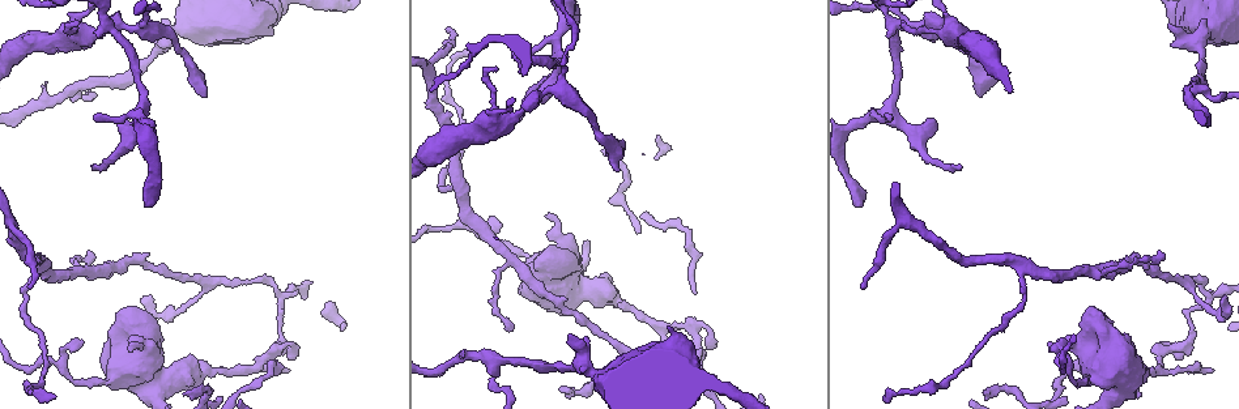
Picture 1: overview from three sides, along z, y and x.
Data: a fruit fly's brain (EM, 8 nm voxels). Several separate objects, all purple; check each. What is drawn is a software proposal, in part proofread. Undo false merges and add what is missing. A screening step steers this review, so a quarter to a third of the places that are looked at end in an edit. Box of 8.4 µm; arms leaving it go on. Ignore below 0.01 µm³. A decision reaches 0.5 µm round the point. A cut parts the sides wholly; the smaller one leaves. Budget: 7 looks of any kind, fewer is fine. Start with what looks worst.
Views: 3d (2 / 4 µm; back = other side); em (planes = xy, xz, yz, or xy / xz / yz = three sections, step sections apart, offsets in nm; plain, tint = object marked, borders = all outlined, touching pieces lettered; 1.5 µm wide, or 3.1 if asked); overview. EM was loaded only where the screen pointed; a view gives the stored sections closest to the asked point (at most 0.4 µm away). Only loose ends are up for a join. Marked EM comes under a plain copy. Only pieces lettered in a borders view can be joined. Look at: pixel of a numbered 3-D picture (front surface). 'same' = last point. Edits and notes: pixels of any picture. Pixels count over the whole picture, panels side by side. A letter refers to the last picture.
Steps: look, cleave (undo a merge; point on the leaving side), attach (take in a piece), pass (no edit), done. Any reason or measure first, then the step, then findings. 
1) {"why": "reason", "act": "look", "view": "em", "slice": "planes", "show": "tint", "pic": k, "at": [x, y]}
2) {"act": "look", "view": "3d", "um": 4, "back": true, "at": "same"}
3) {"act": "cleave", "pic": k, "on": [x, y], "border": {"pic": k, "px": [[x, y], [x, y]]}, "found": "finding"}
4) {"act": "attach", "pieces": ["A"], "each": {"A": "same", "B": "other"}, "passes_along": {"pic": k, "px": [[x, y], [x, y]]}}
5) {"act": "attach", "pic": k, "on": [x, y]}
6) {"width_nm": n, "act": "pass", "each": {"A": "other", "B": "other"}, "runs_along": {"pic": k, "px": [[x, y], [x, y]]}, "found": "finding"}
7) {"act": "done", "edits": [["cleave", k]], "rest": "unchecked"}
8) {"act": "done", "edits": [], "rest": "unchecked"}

{"act": "look", "view": "3d", "um": 2, "pic": 1, "at": [279, 302]}

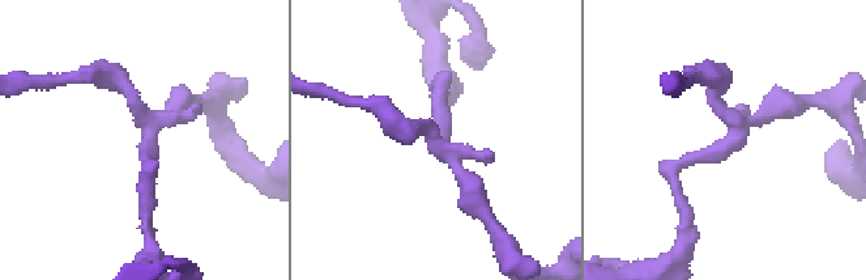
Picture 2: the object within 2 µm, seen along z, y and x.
{"arms": 3, "why": "shape alone is not enough", "act": "look", "view": "em", "slice": "planes", "show": "borders", "pic": 2, "at": [729, 139]}

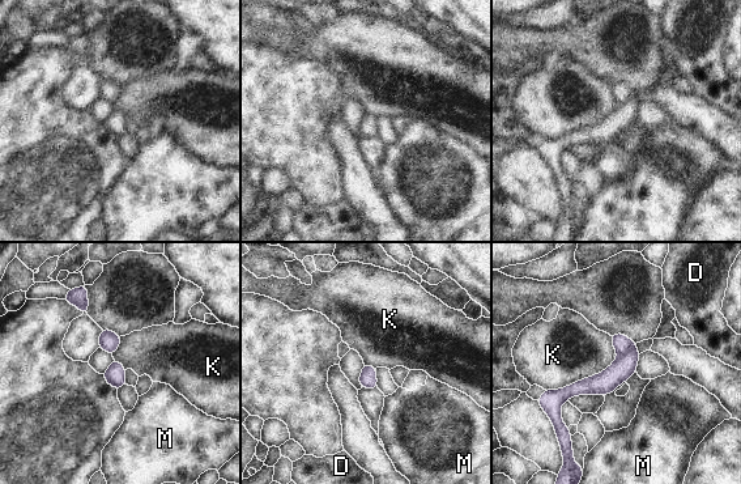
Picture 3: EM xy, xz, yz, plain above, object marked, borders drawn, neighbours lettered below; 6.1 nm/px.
{"longest_contact_nm": ["K", 550], "act": "cleave", "pic": 3, "on": [621, 343], "each": {"D": "other", "K": "other", "M": "other"}, "border": {"pic": 3, "px": [[635, 344], [618, 355]]}, "found": "two neurons meet here"}

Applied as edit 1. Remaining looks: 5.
{"why": "an open end", "act": "look", "view": "em", "slice": "xy", "step": 4, "show": "tint", "pic": 1, "at": [168, 47]}

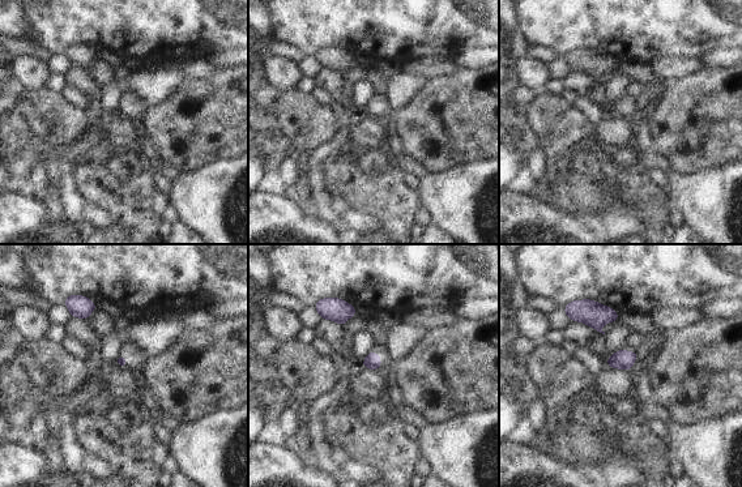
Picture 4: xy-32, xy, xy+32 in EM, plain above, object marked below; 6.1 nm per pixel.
{"act": "look", "view": "em", "slice": "planes", "show": "borders", "at": "same"}

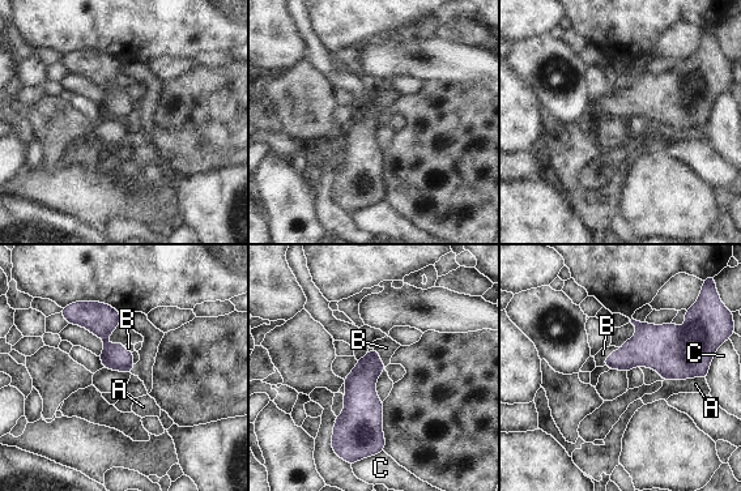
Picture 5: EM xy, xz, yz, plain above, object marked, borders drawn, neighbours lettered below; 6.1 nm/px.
{"width_nm": 160, "act": "attach", "pieces": ["B"], "each": {"A": "other", "B": "same", "C": "other"}, "passes_along": {"pic": 5, "px": [[651, 346], [612, 353], [603, 354]]}, "found": "the neuron continues"}

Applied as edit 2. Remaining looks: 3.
{"act": "done", "edits": [["cleave", 3], ["attach", 5]], "rest": "unchecked"}

